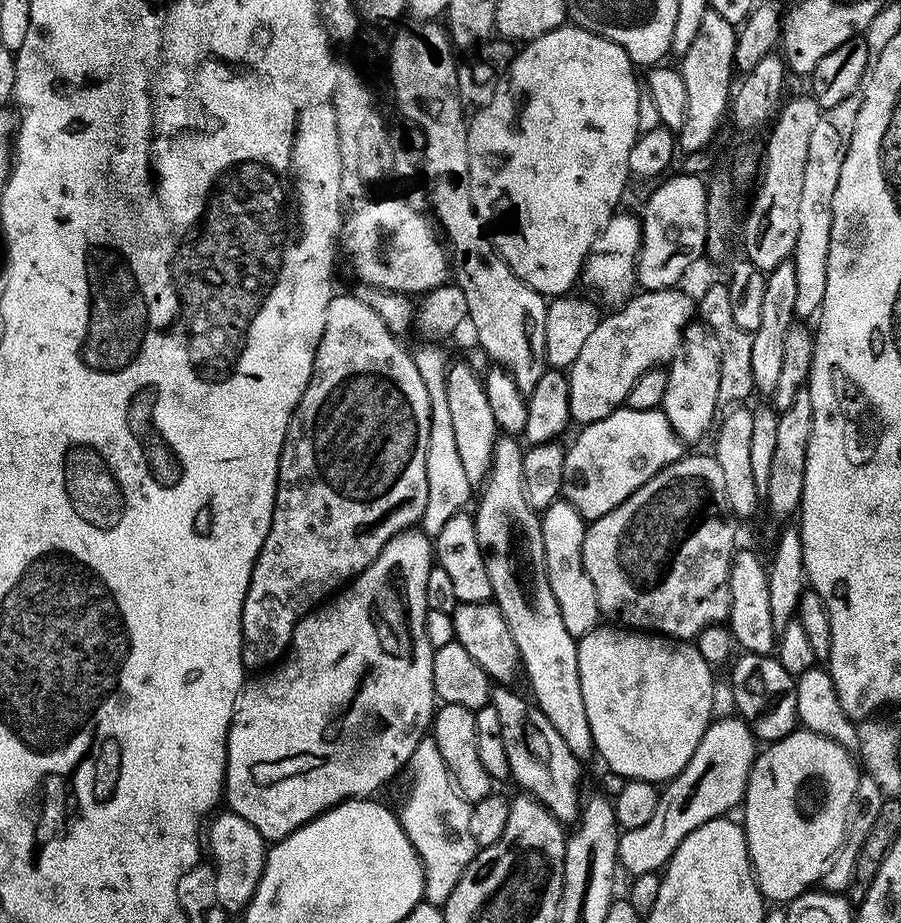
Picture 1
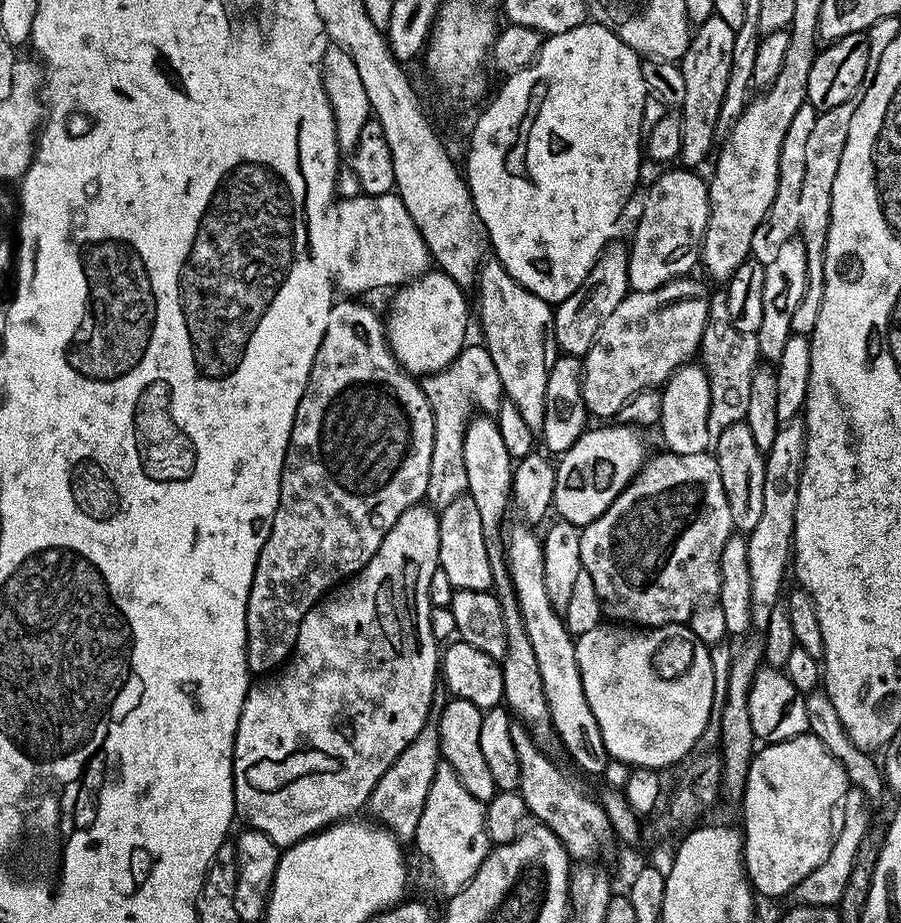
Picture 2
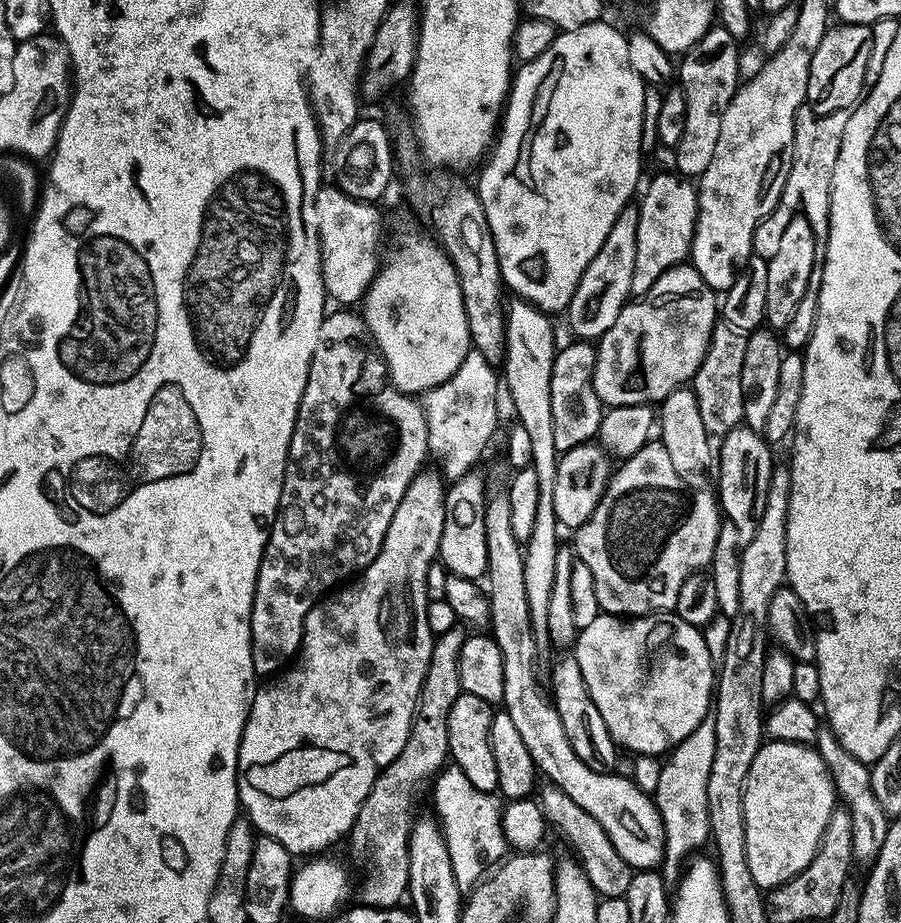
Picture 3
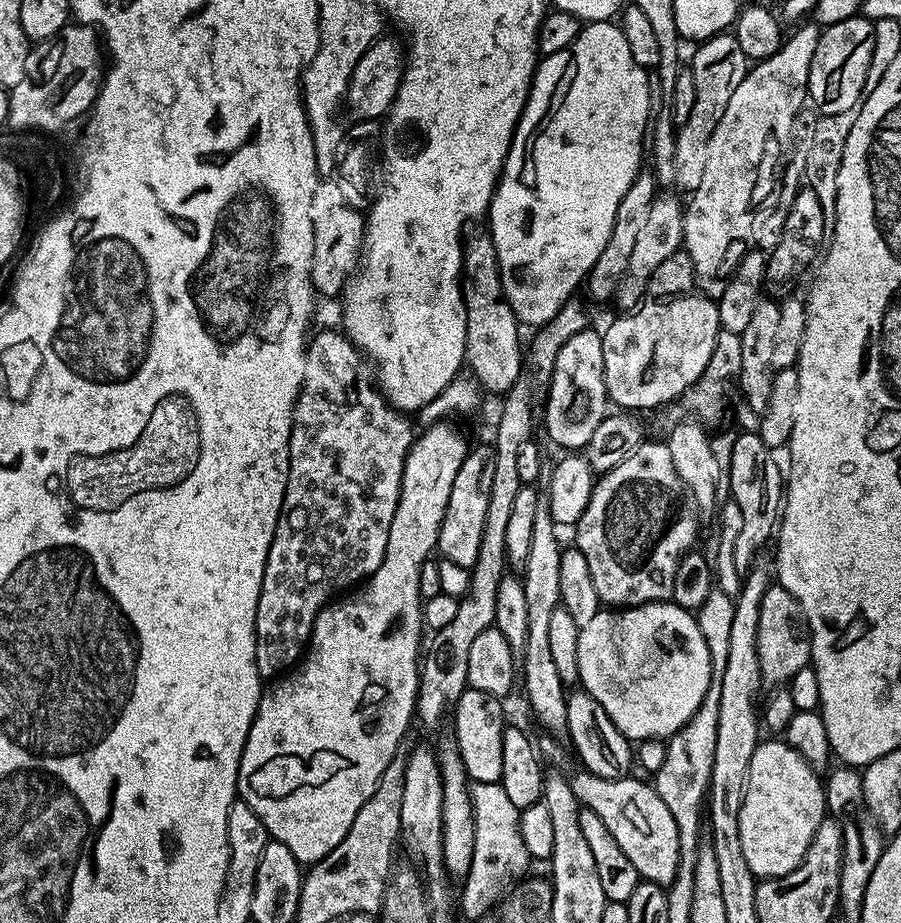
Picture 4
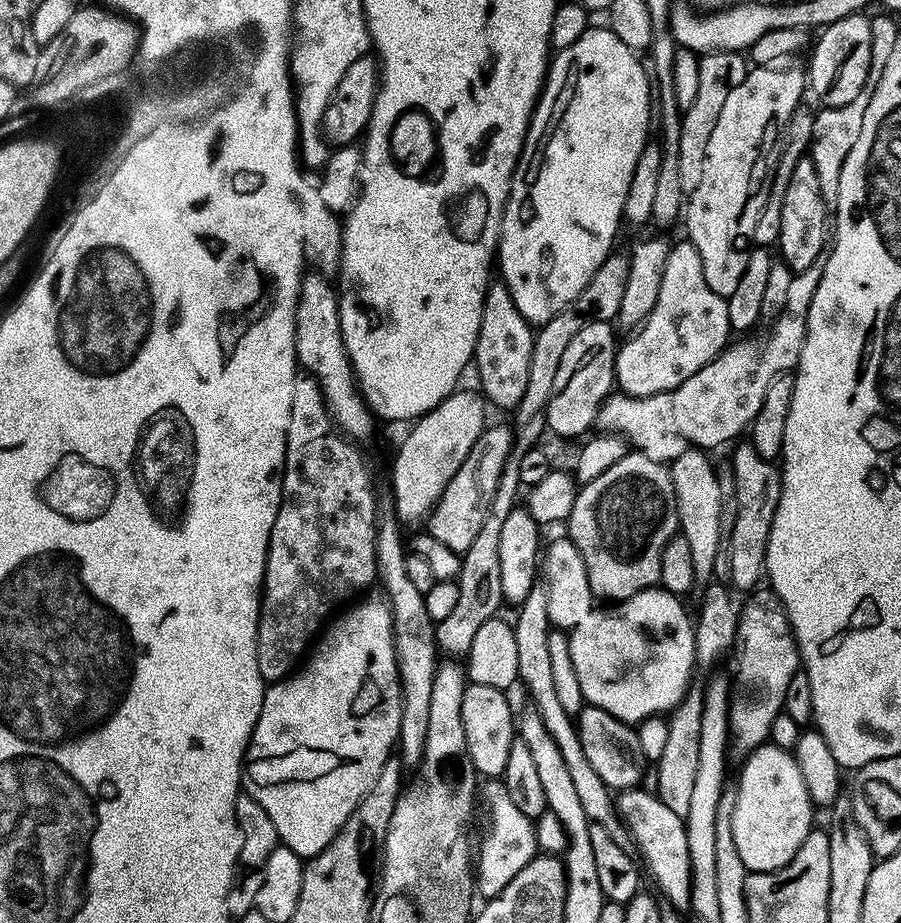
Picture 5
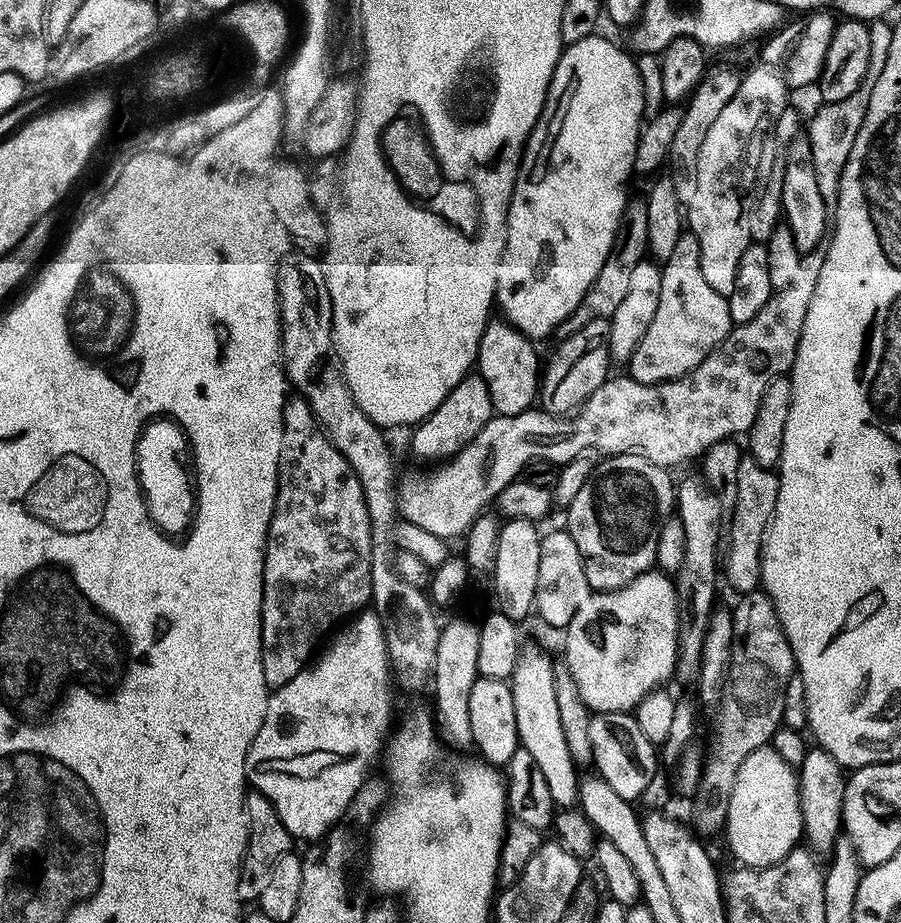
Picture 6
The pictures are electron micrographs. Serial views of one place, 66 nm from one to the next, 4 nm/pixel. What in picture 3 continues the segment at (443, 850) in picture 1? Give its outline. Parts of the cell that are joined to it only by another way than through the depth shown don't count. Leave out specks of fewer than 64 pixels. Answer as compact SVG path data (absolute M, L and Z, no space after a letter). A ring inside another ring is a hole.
M454 766L445 767L435 777L435 784L436 789L432 792L432 800L436 803L434 816L449 850L458 890L461 894L467 894L485 879L489 869L505 859L502 804L500 800L495 800L497 797L493 793L478 790L478 786L473 786L470 778L466 778L466 774Z

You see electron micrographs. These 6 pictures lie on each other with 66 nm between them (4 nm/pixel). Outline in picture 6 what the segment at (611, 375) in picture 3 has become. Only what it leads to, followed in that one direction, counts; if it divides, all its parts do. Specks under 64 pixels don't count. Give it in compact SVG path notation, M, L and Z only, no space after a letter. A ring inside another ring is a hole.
M685 234L674 245L674 254L662 264L662 290L654 322L637 342L626 368L632 379L643 384L661 384L694 371L708 356L727 341L734 325L728 297L714 290L702 278L700 243L694 234Z

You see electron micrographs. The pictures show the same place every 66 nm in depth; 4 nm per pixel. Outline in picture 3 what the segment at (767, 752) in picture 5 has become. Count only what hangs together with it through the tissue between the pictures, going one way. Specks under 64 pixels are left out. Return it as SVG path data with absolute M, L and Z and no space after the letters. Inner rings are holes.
M772 740L761 744L758 754L754 758L754 762L748 771L748 780L744 783L744 825L746 826L746 862L750 862L750 874L754 874L754 882L761 890L771 890L782 886L790 878L794 878L802 870L806 870L806 866L810 866L810 862L815 858L816 851L820 848L820 843L824 837L826 826L830 822L832 813L838 807L838 797L836 787L832 781L831 775L828 773L826 762L819 756L815 747L807 744L795 744L794 742L786 742L785 740Z

